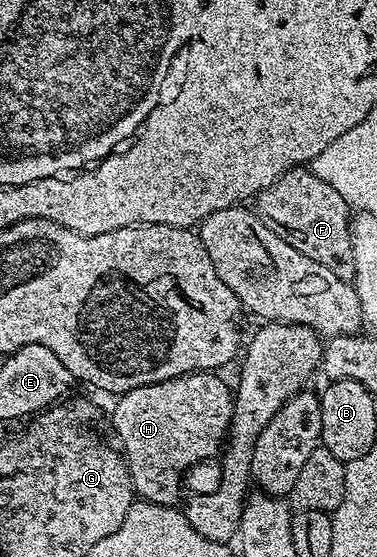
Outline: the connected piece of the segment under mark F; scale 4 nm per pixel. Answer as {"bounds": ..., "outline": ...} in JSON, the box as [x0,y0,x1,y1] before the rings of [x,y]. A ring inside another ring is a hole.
{"bounds":[255,167,353,277],"outline":[[[308,167],[288,169],[270,188],[264,190],[255,198],[255,211],[261,217],[261,221],[269,227],[283,242],[295,246],[299,254],[307,254],[315,262],[327,266],[337,276],[348,277],[353,270],[353,247],[351,246],[351,205],[348,200],[338,194],[327,182],[323,182]]]}

